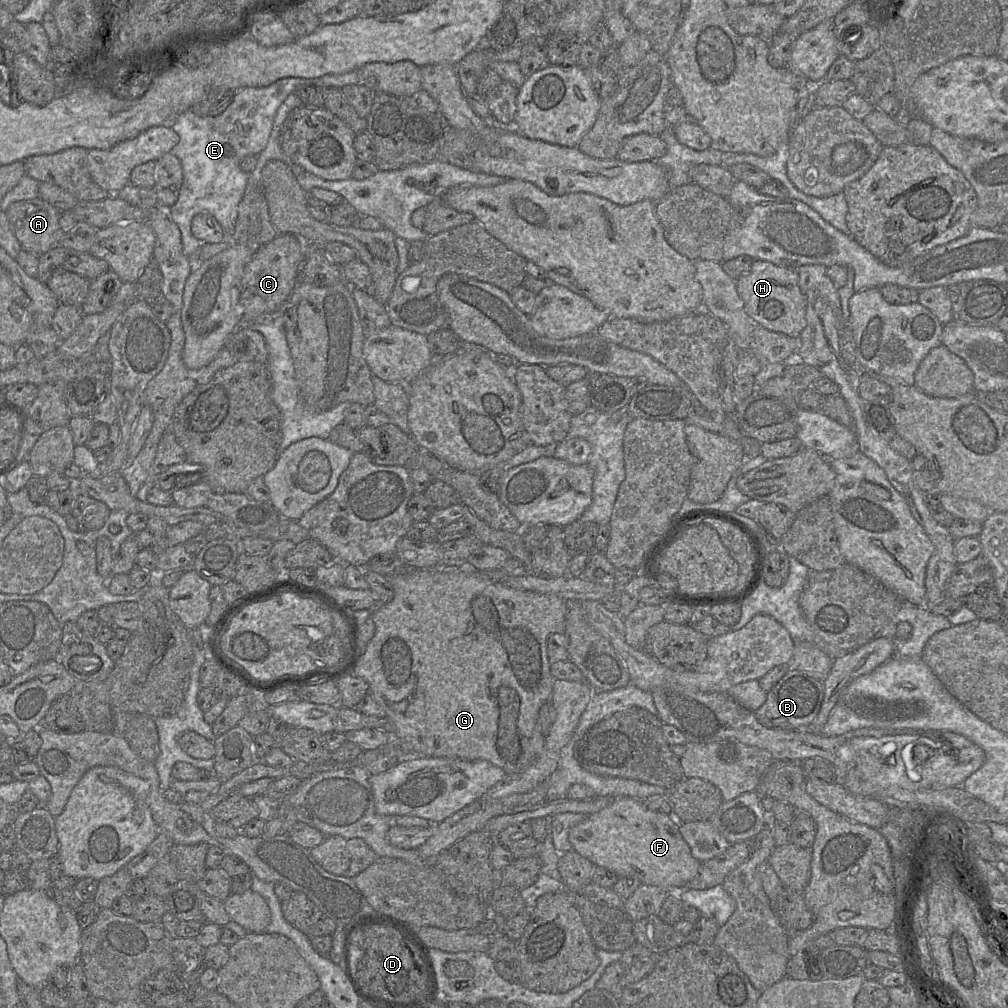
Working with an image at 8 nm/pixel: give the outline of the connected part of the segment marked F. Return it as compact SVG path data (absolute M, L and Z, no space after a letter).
M618 796L602 810L589 814L586 819L569 831L568 838L573 850L591 861L595 866L604 867L618 877L637 878L641 884L658 886L670 892L678 892L694 879L701 862L695 859L689 845L679 831L679 822L673 814L649 810L643 800L630 796Z

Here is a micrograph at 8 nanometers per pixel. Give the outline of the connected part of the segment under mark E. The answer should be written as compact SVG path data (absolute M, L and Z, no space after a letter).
M358 70L343 74L327 74L318 78L286 77L269 86L236 90L232 103L218 116L198 116L192 110L182 113L171 126L179 135L179 142L170 152L181 162L183 183L178 200L170 207L170 216L181 232L184 254L189 256L202 245L191 231L193 217L202 212L209 213L217 219L223 229L223 242L229 243L229 230L234 231L238 205L243 198L250 175L240 168L240 162L245 156L258 155L264 150L275 114L289 94L302 85L341 89L346 85L359 83Z

